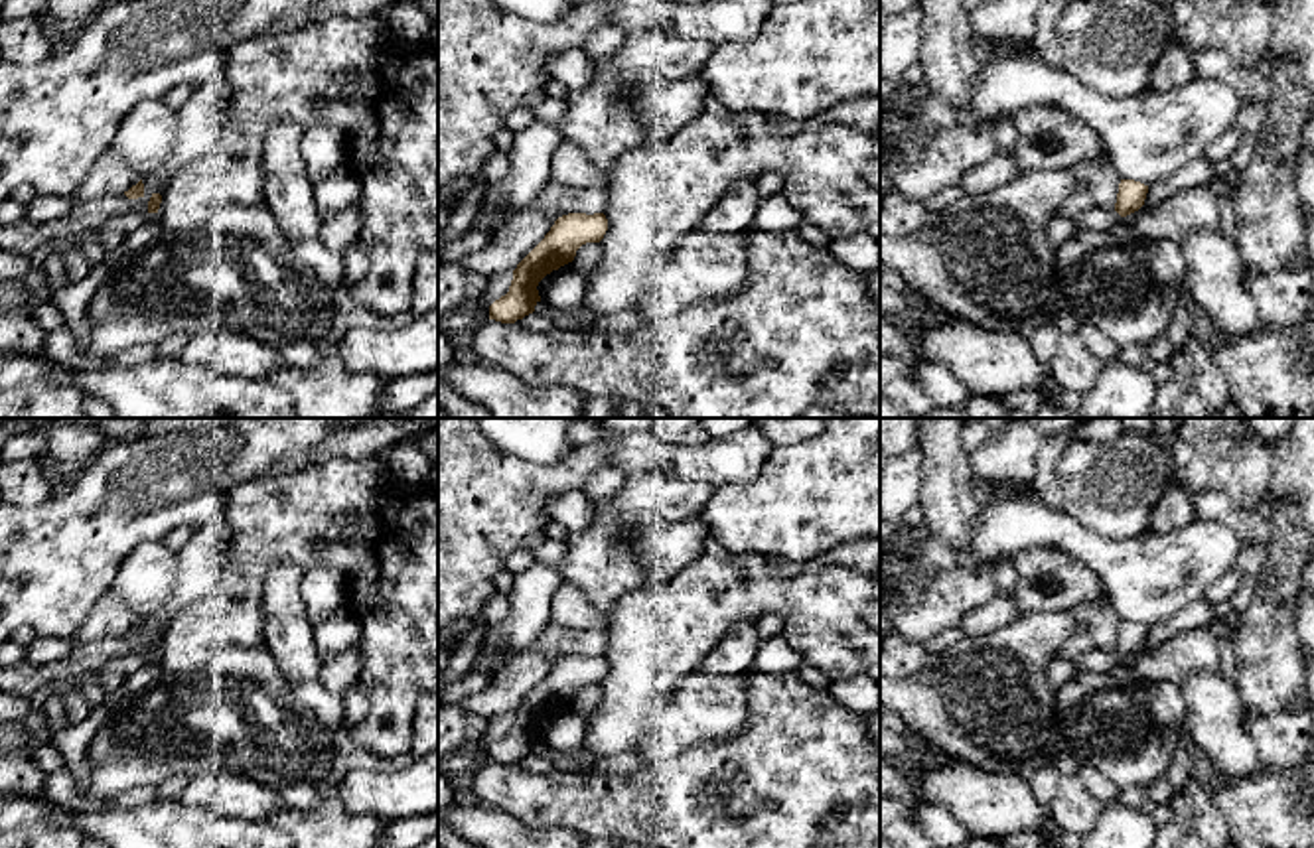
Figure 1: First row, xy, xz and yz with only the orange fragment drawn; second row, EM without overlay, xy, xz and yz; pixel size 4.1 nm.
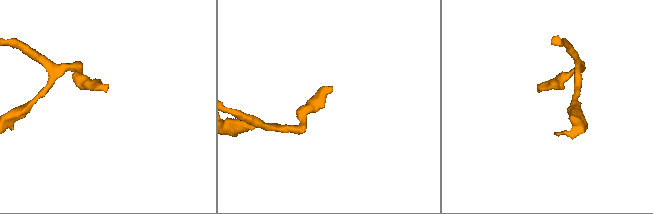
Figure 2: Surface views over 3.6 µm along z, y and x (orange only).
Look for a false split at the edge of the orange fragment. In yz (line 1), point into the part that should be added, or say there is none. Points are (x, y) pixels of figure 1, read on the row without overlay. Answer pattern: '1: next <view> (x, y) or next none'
1: next none

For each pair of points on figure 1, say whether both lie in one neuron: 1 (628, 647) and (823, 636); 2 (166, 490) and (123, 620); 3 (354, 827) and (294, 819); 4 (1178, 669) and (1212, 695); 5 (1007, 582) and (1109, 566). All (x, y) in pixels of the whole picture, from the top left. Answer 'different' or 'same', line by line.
1: same
2: different
3: same
4: different
5: different

